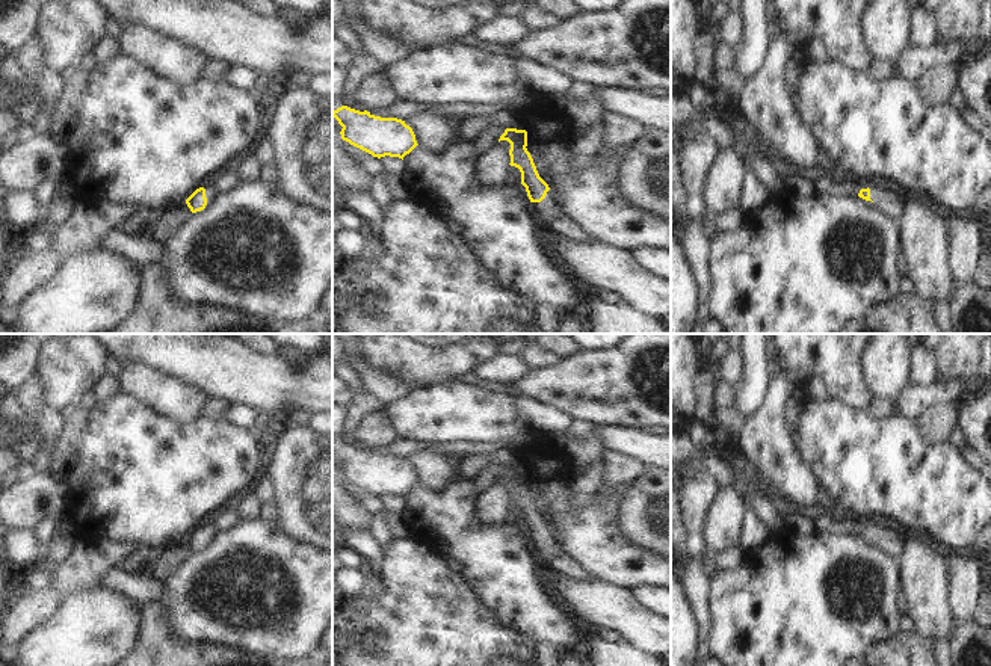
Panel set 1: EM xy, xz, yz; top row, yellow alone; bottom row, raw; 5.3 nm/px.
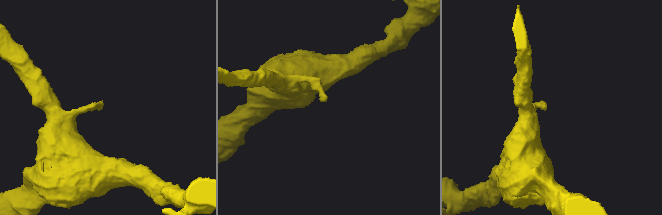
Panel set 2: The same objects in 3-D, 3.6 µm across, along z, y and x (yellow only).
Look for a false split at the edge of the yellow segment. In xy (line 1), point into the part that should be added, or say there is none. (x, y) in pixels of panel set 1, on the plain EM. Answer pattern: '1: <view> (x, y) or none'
1: xy (210, 532)

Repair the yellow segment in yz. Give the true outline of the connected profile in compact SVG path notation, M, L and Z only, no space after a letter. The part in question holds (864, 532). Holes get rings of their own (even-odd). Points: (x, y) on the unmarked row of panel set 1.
M870 523L867 527L861 527L858 535L866 539L876 541L879 548L897 559L902 554L906 542L900 532L891 530L885 526L875 526L873 523Z

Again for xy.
M210 521L205 527L196 527L187 538L186 542L192 551L201 550L205 547L208 541L211 541L218 535L213 521Z

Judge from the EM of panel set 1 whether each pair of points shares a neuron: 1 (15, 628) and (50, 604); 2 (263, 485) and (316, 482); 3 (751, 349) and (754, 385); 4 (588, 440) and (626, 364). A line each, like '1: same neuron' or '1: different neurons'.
1: same neuron
2: different neurons
3: same neuron
4: different neurons

